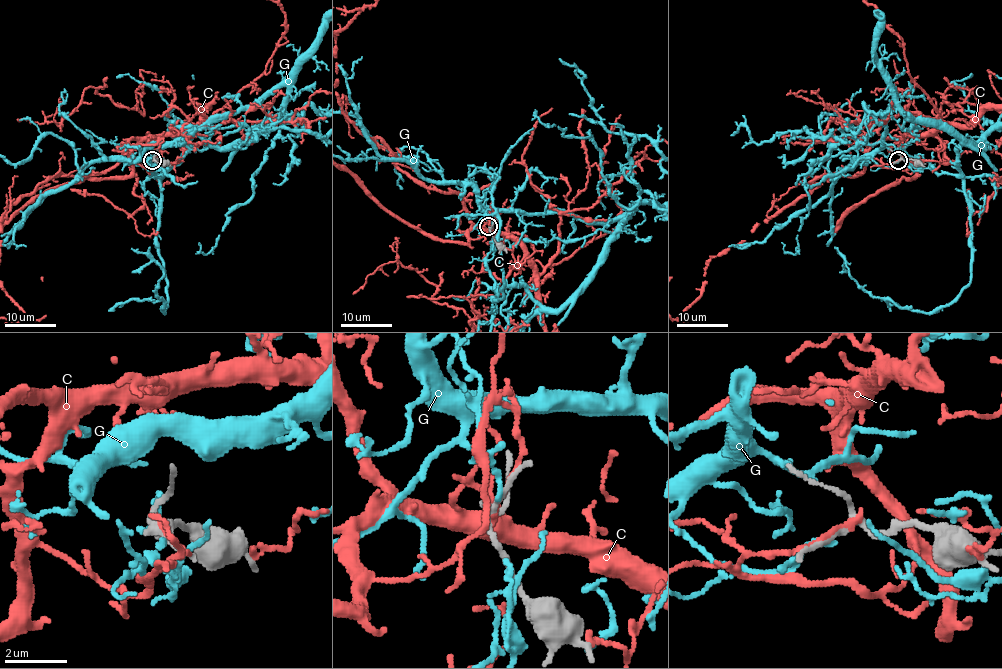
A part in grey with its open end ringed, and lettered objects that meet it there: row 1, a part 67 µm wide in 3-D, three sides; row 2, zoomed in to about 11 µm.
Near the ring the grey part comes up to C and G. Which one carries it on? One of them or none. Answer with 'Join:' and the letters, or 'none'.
Join: none

